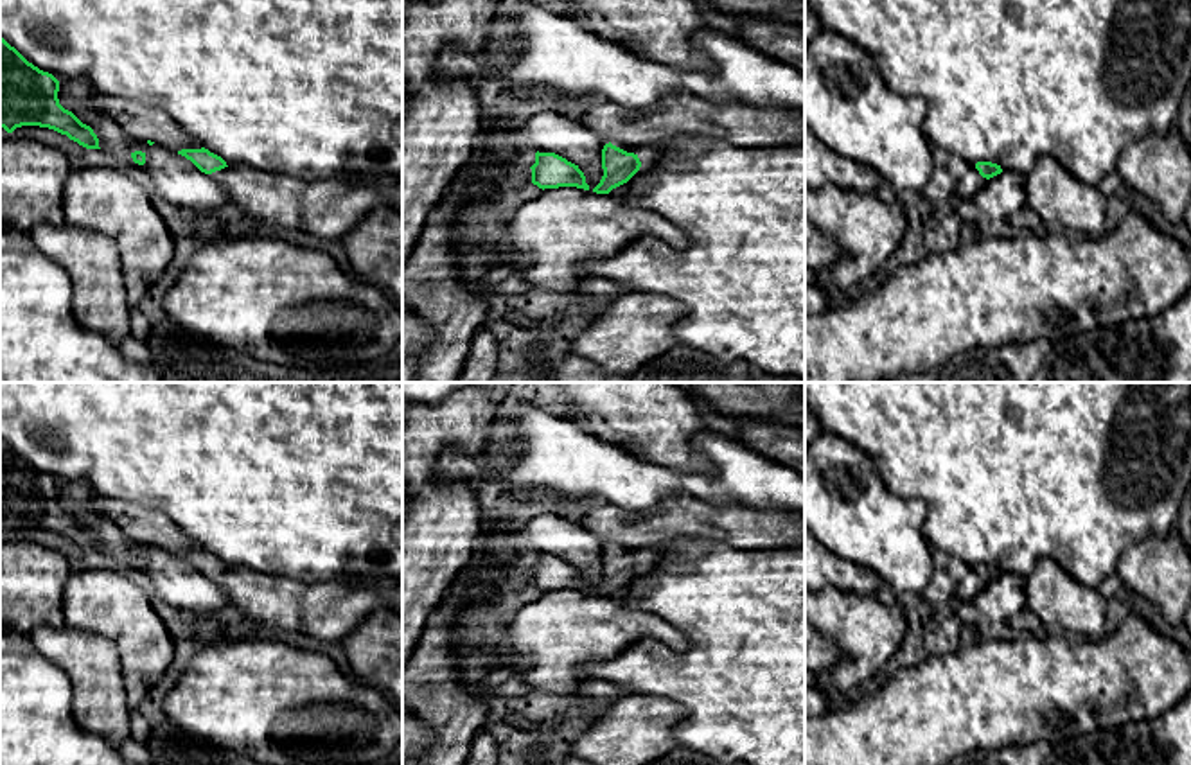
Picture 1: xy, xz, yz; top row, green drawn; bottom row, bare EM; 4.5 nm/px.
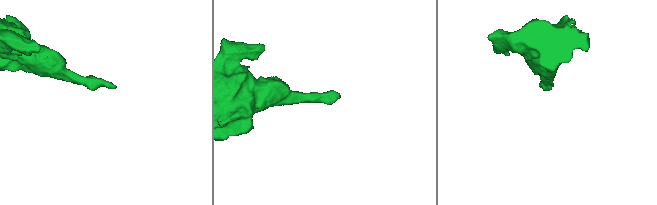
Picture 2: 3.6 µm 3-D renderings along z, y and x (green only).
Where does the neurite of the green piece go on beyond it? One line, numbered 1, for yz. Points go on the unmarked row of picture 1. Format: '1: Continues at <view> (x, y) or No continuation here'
1: Continues at yz (970, 586)

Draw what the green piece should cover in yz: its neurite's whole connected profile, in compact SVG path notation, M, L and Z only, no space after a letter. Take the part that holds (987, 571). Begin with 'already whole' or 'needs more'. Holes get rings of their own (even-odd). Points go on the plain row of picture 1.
needs more; M977 564L957 584L954 596L959 602L974 603L974 598L983 591L983 587L1001 575L1002 571L997 566Z

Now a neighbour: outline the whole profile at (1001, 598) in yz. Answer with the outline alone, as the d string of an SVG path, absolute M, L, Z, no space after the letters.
M1002 573L986 582L983 591L974 598L974 605L990 623L1010 621L1028 605L1026 578Z

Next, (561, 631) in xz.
M577 589L544 591L501 629L498 645L480 645L469 652L492 655L499 675L514 672L526 659L530 666L521 675L530 690L553 693L571 693L591 681L582 672L586 663L614 659L638 639L652 638L672 650L690 645L661 616Z

